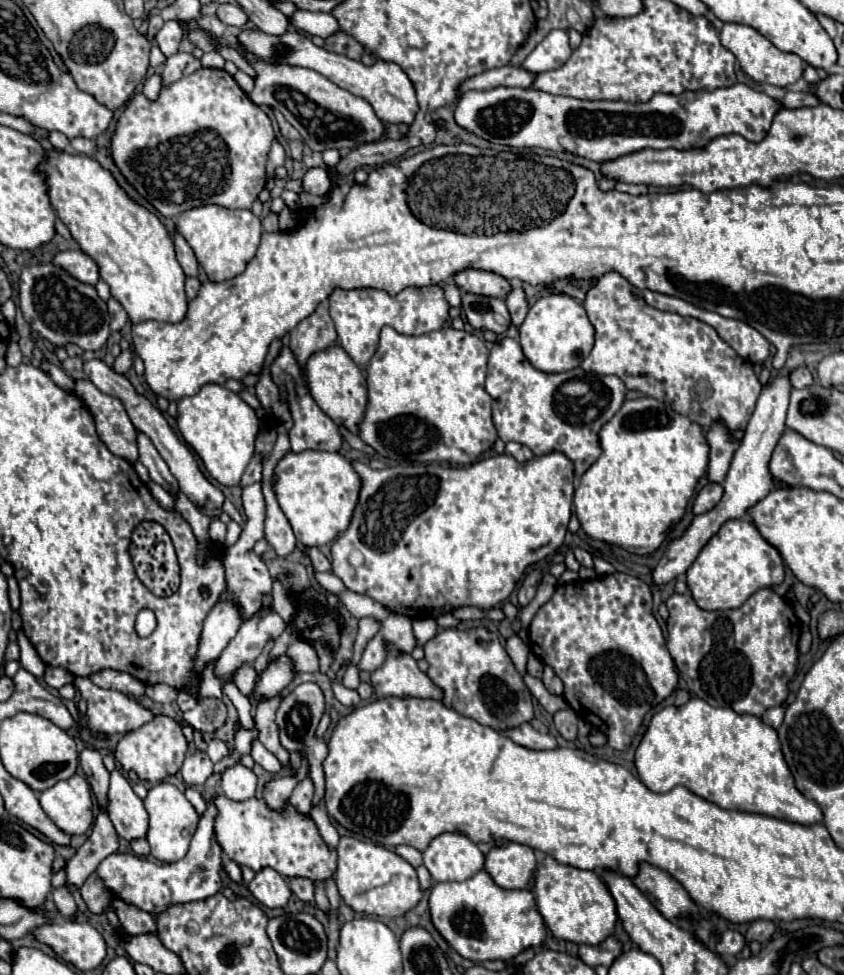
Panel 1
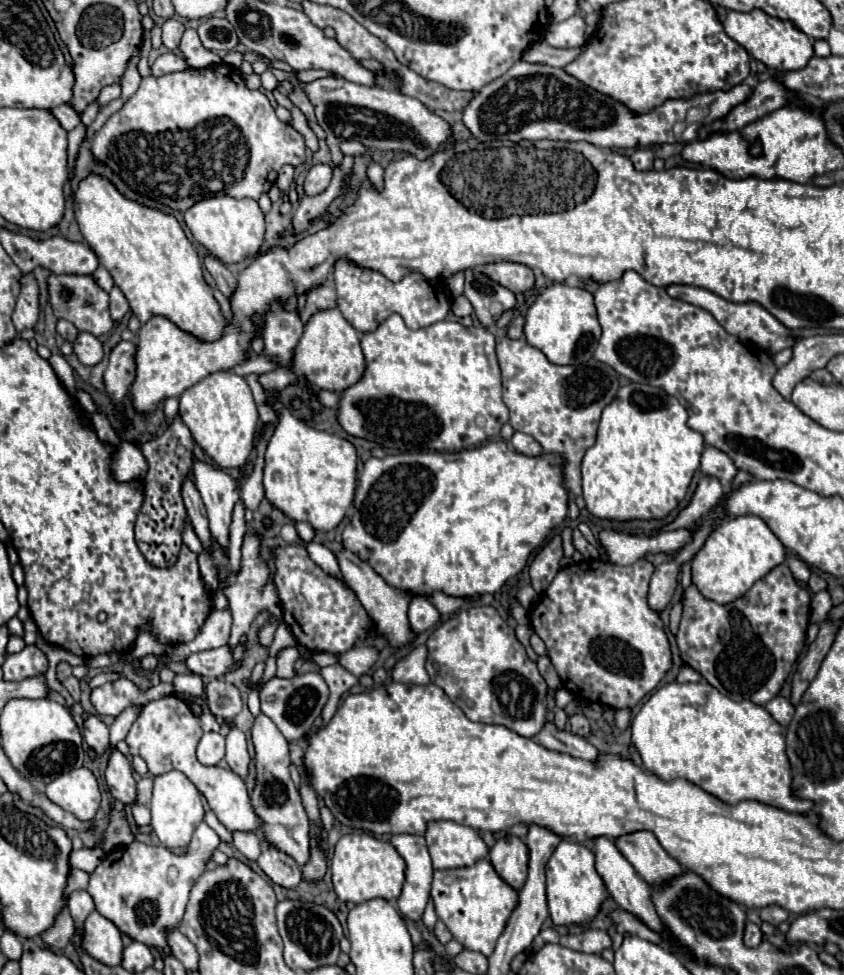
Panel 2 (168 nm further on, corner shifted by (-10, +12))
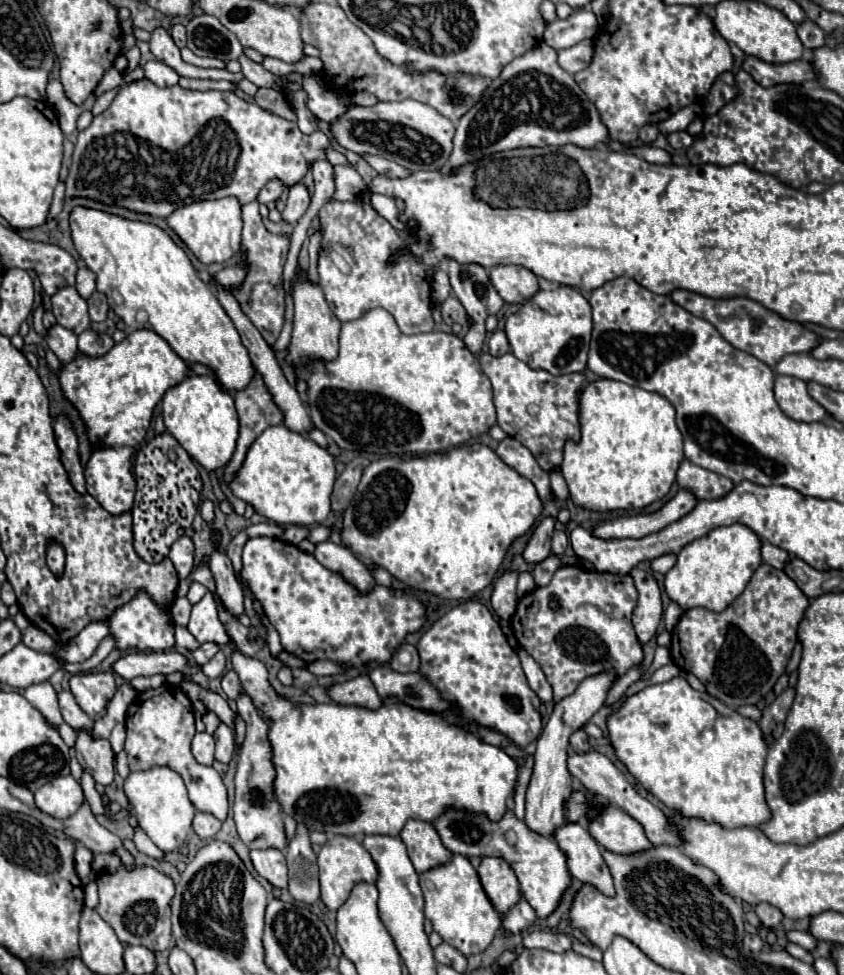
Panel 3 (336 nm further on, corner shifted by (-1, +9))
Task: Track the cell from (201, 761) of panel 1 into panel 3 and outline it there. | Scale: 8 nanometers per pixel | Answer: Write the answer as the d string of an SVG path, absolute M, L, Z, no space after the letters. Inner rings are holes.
M197 733L193 737L193 755L201 765L211 765L215 753L215 739L209 733Z

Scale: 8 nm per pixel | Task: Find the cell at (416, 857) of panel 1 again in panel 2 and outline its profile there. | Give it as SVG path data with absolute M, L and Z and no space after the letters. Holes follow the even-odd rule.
M398 834L390 838L390 844L406 860L406 882L398 898L398 910L402 916L418 920L426 908L432 884L432 860L424 836Z

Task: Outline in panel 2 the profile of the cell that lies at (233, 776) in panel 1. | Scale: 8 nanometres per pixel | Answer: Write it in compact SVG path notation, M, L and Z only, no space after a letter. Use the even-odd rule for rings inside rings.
M238 728L230 730L230 734L226 736L226 762L240 778L248 776L248 768L250 768L252 758L246 750L244 732Z

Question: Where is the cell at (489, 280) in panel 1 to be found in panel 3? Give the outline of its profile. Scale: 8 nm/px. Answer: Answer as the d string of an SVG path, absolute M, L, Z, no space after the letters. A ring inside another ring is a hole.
M519 265L493 267L491 283L505 303L525 303L541 289L537 275Z

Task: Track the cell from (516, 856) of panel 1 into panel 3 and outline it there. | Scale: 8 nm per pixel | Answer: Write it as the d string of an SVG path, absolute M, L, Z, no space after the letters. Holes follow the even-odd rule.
M487 857L487 859L481 859L481 865L477 871L481 877L483 891L487 893L497 913L503 915L517 905L517 901L521 899L519 881L515 879L515 873L511 871L511 867L507 867L507 861Z

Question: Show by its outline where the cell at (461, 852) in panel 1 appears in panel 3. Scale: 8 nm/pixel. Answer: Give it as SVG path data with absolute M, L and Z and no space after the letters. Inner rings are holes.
M409 819L399 837L407 847L407 855L417 873L447 863L447 859L451 857L451 853L443 847L439 835L435 835L435 829L427 821Z

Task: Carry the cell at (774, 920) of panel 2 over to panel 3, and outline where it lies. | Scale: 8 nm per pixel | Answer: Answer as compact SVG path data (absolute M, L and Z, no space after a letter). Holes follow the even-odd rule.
M759 903L755 907L755 913L757 913L757 917L761 919L761 923L765 927L775 927L775 925L779 925L783 921L783 913L777 907L769 905L769 903Z

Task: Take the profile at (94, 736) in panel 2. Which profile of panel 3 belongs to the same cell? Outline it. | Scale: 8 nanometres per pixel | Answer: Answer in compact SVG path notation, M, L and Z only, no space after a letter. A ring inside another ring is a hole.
M59 691L57 699L59 699L59 707L67 725L71 725L75 731L79 727L93 727L93 721L81 711L81 707L77 705L75 697L69 691Z

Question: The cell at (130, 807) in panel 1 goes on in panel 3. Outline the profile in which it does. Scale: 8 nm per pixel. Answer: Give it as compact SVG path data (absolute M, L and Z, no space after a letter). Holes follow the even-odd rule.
M79 729L75 741L77 761L81 767L93 775L101 785L109 785L115 775L115 753L107 739L95 739L91 731Z

